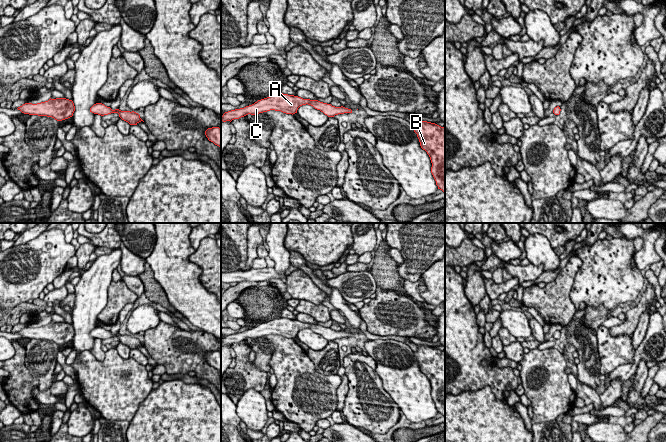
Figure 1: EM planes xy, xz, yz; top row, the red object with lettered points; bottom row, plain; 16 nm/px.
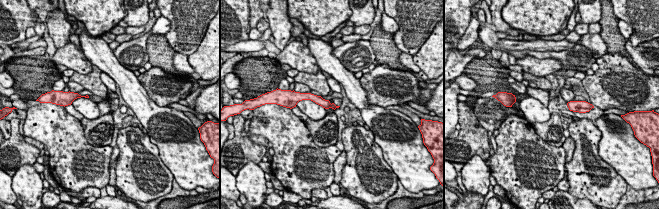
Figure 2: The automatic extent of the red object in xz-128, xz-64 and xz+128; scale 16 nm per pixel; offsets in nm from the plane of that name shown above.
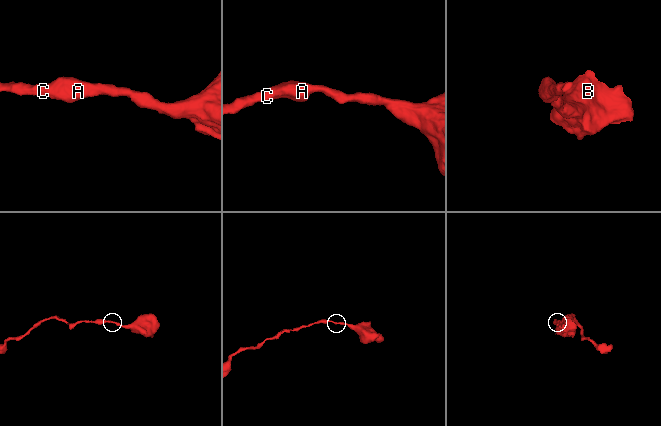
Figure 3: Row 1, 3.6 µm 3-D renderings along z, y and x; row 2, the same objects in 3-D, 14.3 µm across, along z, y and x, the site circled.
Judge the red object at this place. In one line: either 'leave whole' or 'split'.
leave whole

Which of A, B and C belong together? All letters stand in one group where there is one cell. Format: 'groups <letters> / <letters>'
groups A B C

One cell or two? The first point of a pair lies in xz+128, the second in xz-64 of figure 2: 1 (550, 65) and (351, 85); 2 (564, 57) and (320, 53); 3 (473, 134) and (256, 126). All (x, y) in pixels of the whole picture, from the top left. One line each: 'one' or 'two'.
1: two
2: two
3: two

